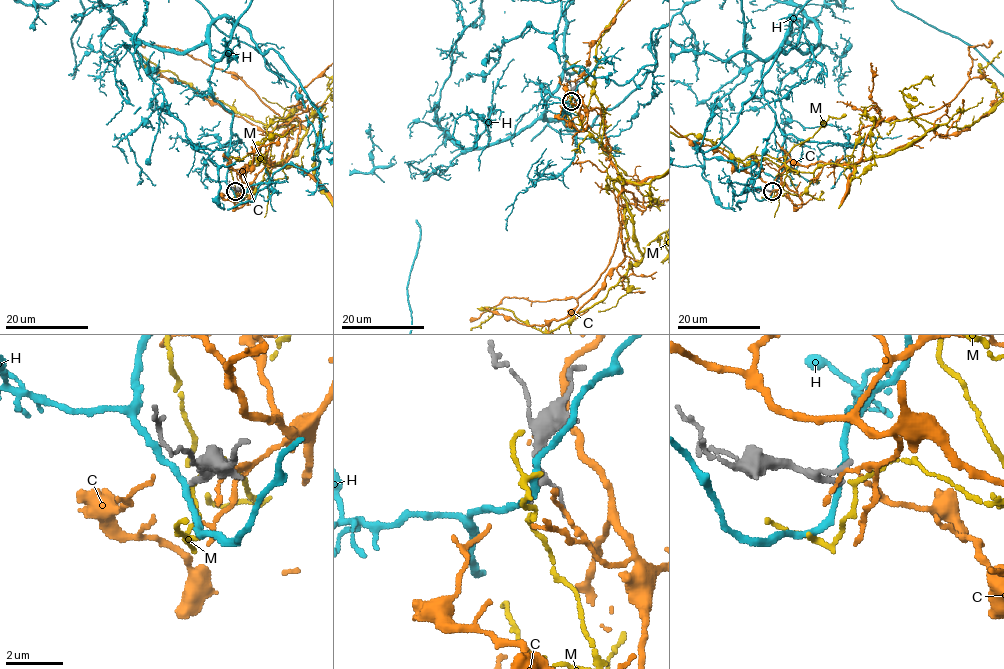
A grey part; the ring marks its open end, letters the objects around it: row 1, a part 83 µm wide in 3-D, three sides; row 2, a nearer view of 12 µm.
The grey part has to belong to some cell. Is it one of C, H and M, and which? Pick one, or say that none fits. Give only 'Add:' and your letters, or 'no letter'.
Add: M

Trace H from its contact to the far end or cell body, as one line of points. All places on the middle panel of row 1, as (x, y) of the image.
H: (570, 101), (564, 112), (545, 90), (547, 123), (529, 141), (421, 180), (412, 329)

